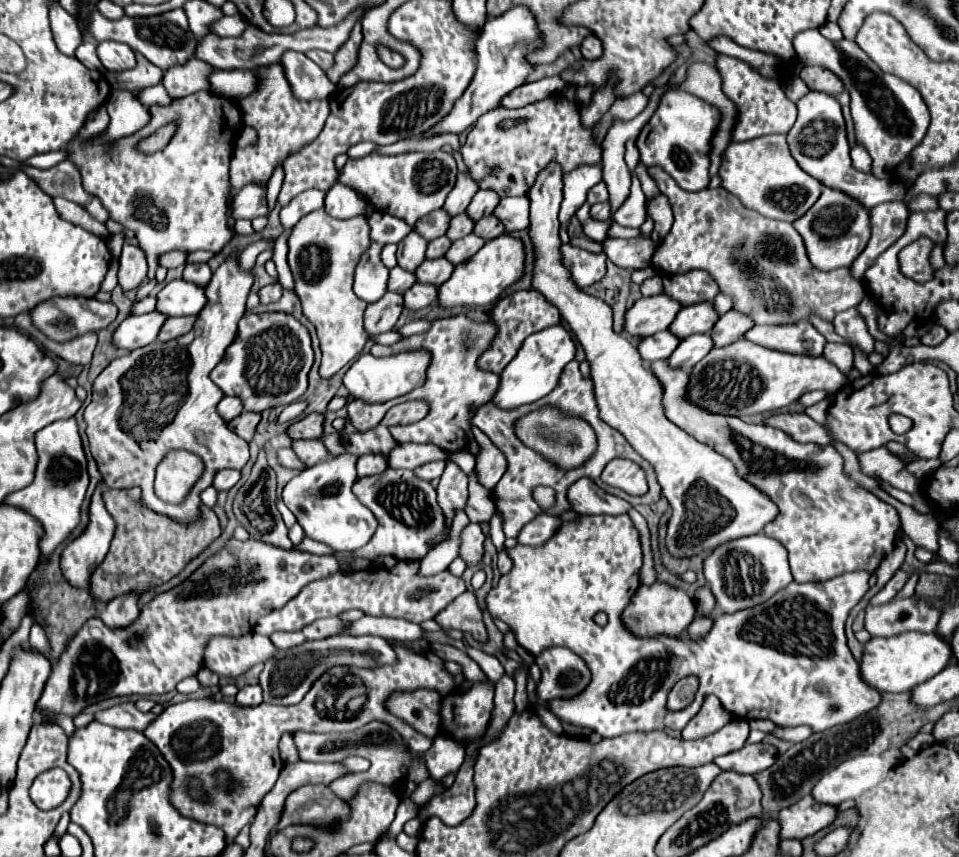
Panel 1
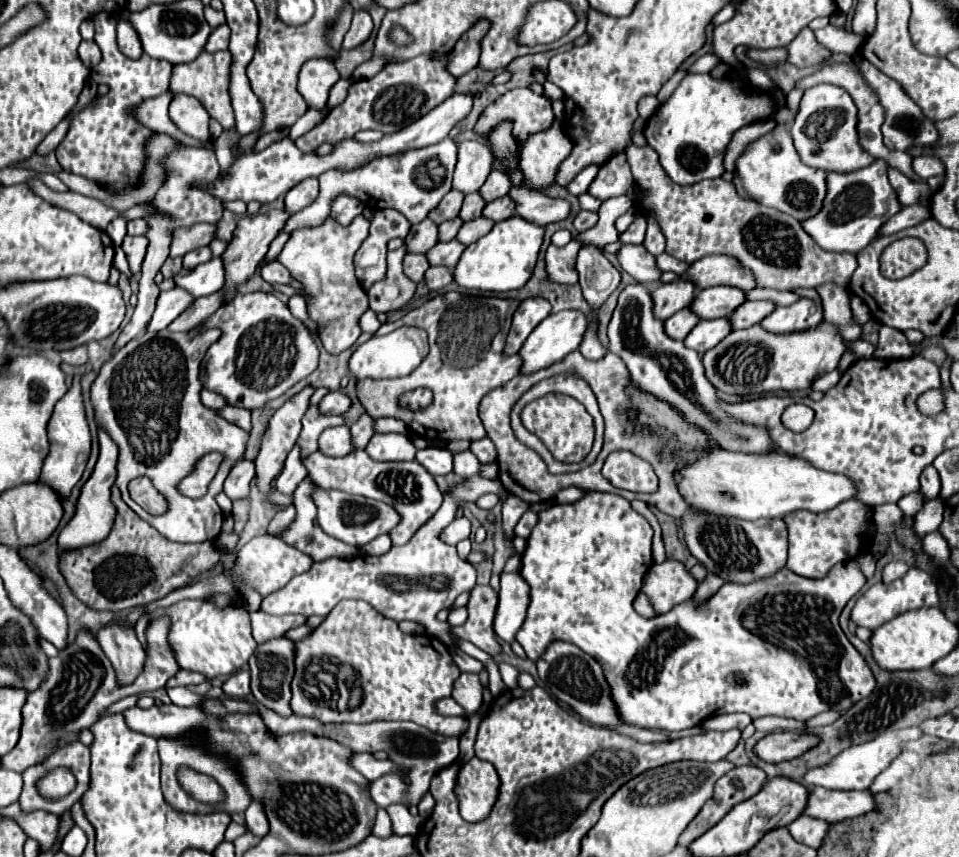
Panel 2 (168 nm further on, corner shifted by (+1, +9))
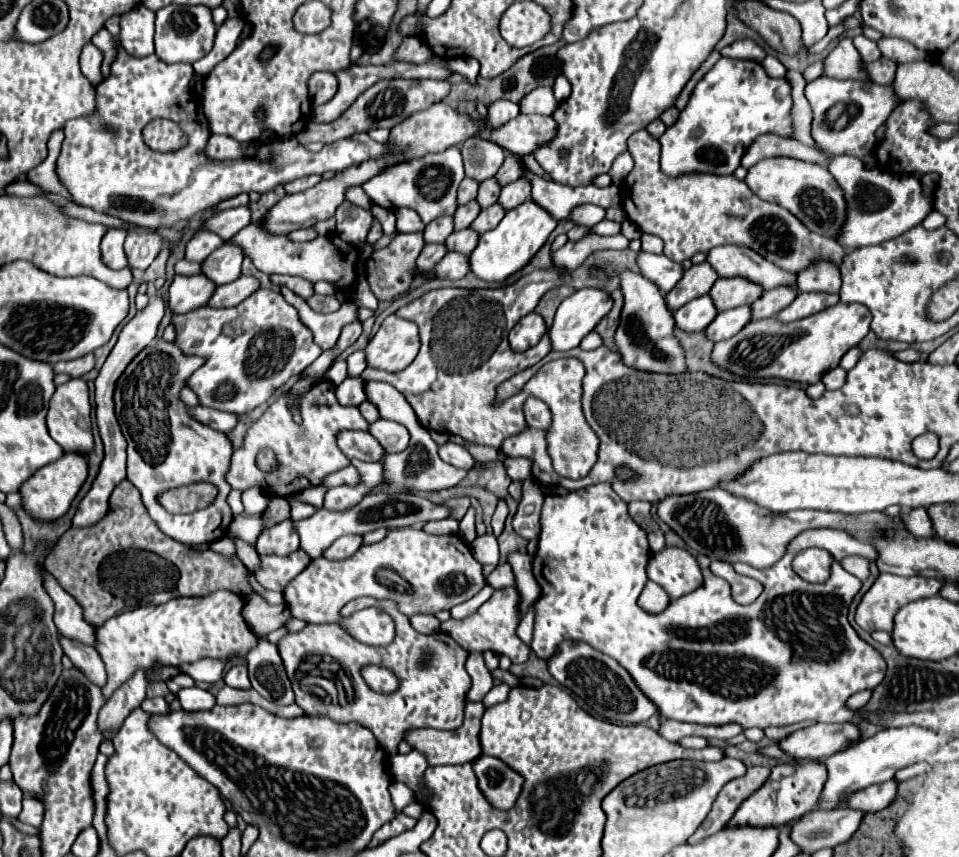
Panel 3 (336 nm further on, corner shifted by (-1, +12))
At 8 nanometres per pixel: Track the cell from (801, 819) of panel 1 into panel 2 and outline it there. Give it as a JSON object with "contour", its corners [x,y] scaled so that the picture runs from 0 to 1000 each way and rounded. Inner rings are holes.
{"contour":[[[848,918],[839,951],[873,960],[879,956],[889,956],[910,946],[912,930],[908,923],[864,923],[858,918]]]}

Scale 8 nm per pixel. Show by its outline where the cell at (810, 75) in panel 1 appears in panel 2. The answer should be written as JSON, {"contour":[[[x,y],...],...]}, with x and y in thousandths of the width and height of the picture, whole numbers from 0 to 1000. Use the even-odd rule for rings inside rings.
{"contour":[[[837,32],[833,36],[833,41],[821,53],[821,71],[829,78],[856,76],[864,64],[867,64],[867,60],[852,50],[852,46],[844,32]]]}

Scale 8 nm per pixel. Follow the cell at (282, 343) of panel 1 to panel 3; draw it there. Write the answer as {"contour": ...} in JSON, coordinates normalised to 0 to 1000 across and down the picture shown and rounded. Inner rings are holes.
{"contour":[[[270,336],[258,345],[251,355],[241,359],[205,359],[195,366],[180,369],[185,383],[182,399],[191,411],[212,415],[214,425],[197,441],[195,450],[208,462],[210,474],[245,481],[253,485],[278,469],[289,453],[301,441],[312,439],[322,425],[333,418],[333,404],[326,399],[326,390],[314,378],[310,362],[287,338]],[[230,446],[239,446],[245,453],[245,462],[239,467],[224,467],[222,457]]]}

